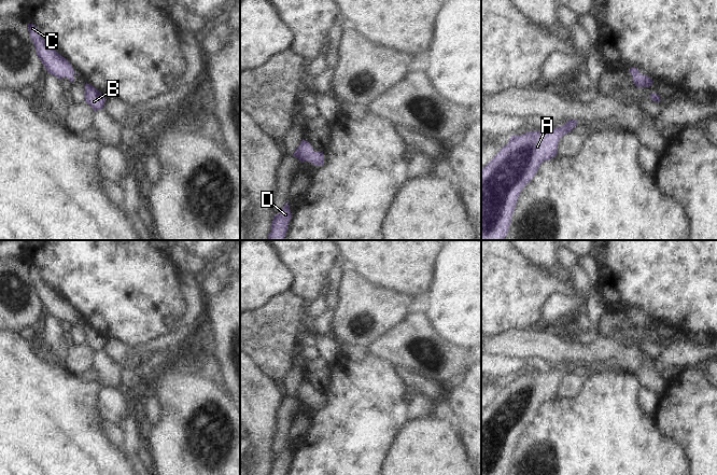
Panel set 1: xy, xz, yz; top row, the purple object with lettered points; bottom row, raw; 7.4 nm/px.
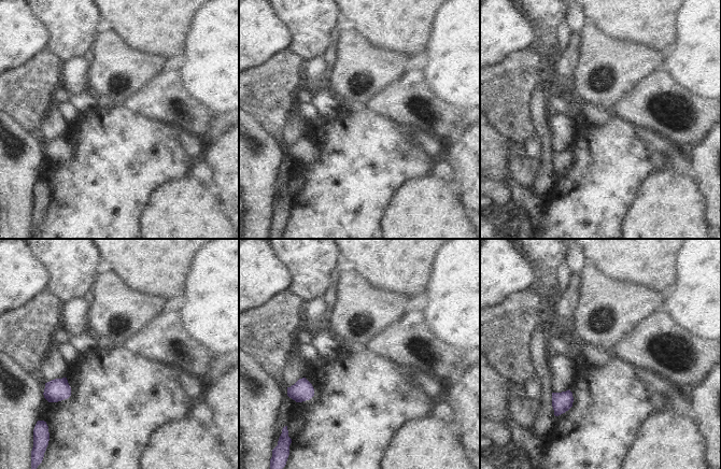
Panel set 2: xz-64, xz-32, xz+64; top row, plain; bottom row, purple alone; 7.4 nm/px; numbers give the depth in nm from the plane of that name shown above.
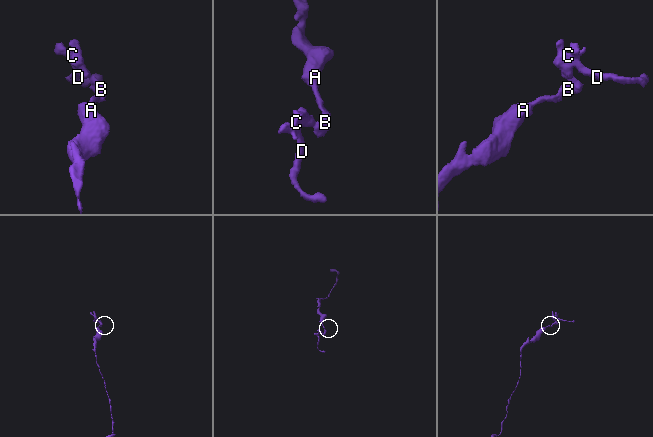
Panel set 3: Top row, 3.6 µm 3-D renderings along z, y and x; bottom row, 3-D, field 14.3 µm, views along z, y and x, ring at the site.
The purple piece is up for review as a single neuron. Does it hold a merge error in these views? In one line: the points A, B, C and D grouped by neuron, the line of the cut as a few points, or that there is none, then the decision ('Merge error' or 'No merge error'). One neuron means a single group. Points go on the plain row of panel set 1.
Groups: A B C D. No split. No merge error.

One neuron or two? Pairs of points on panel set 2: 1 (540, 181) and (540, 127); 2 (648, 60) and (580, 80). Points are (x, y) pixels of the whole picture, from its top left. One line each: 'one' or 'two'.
1: one
2: one

